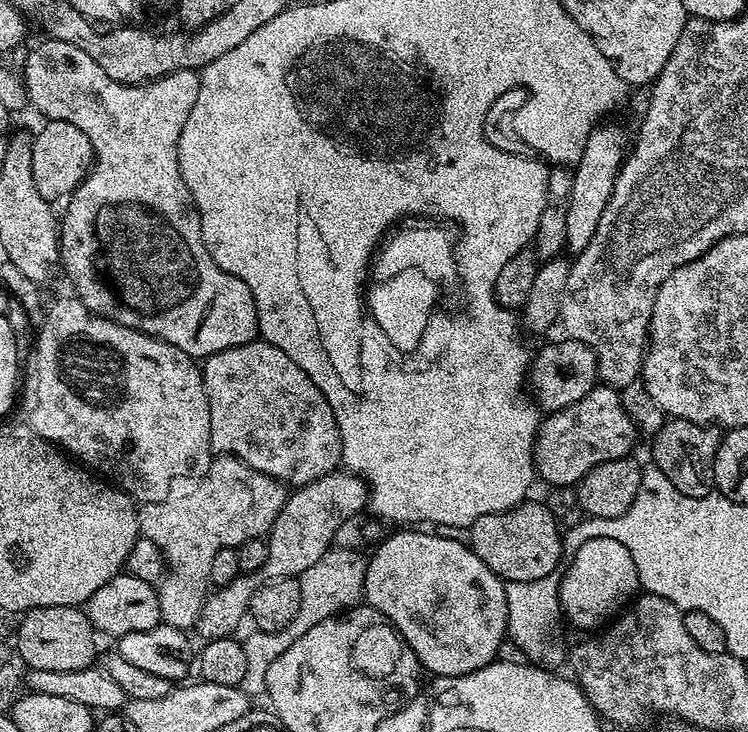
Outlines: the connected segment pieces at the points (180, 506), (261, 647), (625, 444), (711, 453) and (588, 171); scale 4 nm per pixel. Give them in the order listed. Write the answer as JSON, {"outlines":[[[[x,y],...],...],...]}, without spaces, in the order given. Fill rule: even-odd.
{"outlines":[[[[220,454],[213,459],[205,475],[195,481],[196,485],[185,496],[179,494],[162,502],[140,504],[141,537],[160,548],[170,571],[159,581],[158,602],[160,603],[160,619],[165,624],[185,630],[195,629],[202,606],[206,599],[206,587],[209,583],[210,565],[213,564],[218,550],[239,548],[242,542],[267,537],[273,522],[278,518],[284,503],[288,501],[290,492],[279,480],[271,480],[266,474],[246,466],[236,456]]],[[[333,547],[323,555],[318,562],[303,572],[298,578],[299,593],[302,601],[299,603],[298,614],[291,619],[280,631],[259,630],[243,639],[243,646],[246,650],[247,670],[246,675],[239,687],[250,698],[266,694],[266,673],[270,665],[279,655],[294,646],[298,639],[302,638],[312,627],[325,621],[330,616],[337,616],[343,611],[348,611],[361,603],[364,594],[365,574],[367,572],[367,559],[357,549]]],[[[603,382],[597,383],[586,398],[578,398],[574,406],[545,415],[534,437],[536,445],[532,448],[532,459],[536,461],[537,477],[556,488],[568,489],[579,484],[594,466],[632,456],[632,447],[638,441],[636,427],[622,406],[619,391]]],[[[665,419],[662,430],[651,437],[651,463],[662,470],[665,481],[675,491],[687,496],[706,496],[713,491],[714,458],[718,454],[718,446],[722,432],[711,424],[699,424],[689,420]]],[[[601,123],[589,132],[585,149],[572,172],[572,188],[568,191],[566,212],[566,248],[572,254],[586,250],[590,238],[594,238],[594,230],[598,230],[598,218],[602,218],[610,202],[610,194],[614,194],[614,182],[630,148],[630,136],[618,125],[608,123]]]]}

